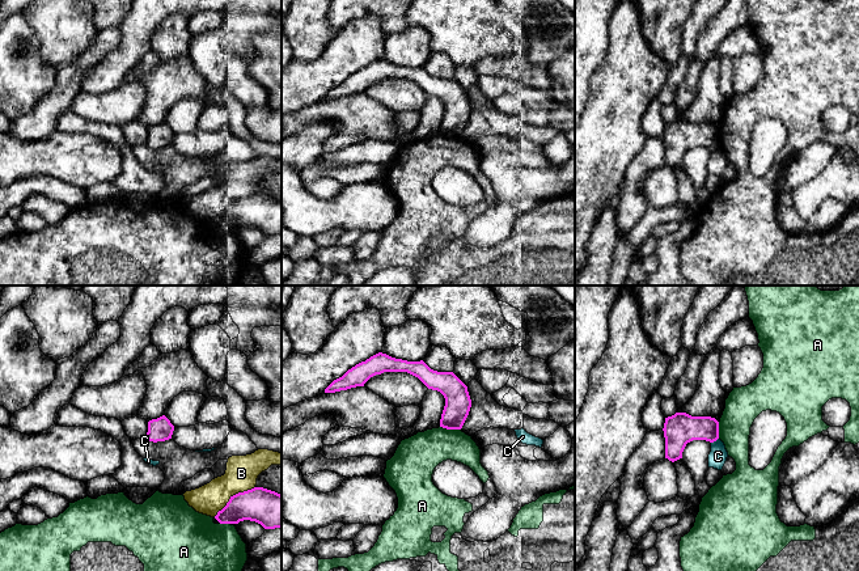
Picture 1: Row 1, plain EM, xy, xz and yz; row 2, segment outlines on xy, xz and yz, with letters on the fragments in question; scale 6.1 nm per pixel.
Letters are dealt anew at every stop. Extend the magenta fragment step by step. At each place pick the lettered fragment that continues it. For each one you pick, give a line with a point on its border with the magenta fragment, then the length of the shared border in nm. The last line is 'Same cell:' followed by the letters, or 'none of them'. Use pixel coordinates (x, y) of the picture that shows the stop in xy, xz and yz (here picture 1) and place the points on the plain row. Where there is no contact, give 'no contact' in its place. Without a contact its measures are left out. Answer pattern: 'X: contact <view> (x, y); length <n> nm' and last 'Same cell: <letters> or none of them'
Same cell: none of them

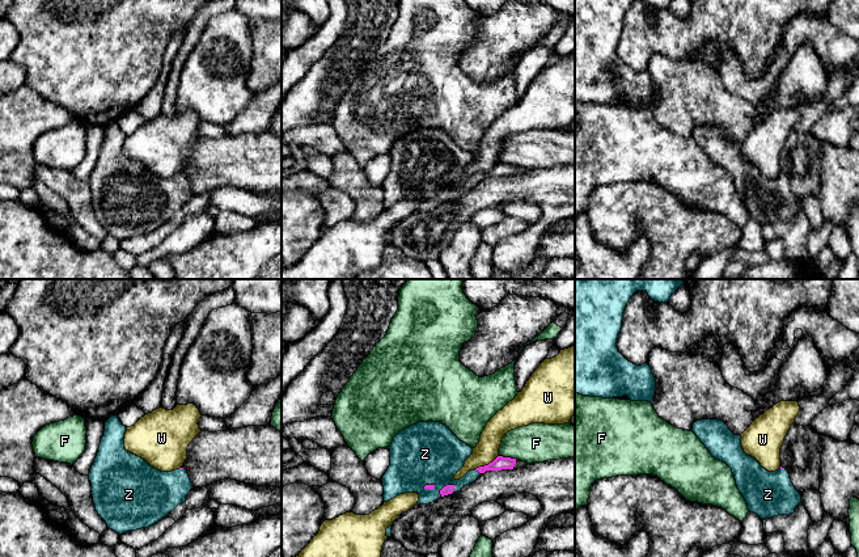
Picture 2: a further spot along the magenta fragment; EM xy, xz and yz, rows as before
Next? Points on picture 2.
Z: contact xz (444, 193); length 120 nm
Same cell: Z

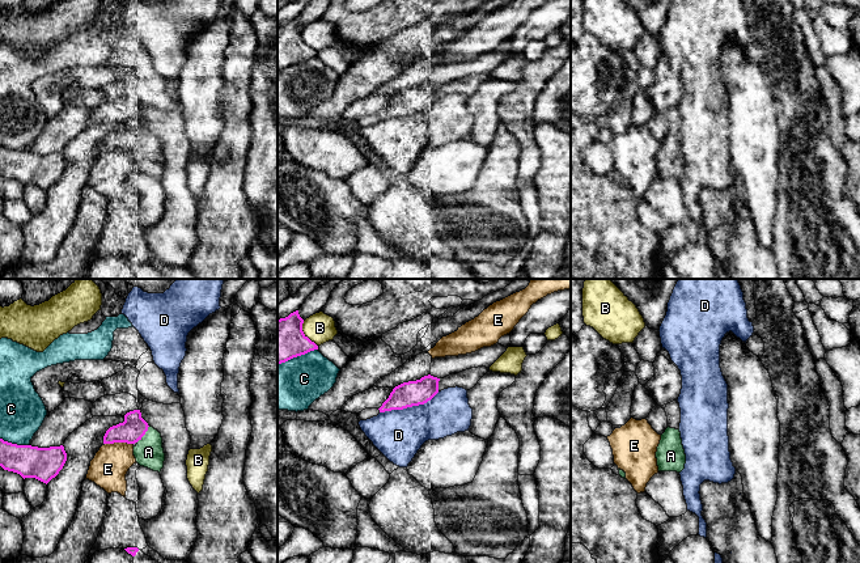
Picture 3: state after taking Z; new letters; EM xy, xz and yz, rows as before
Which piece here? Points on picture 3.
A: contact xy (144, 140); length 130 nm
Same cell: A

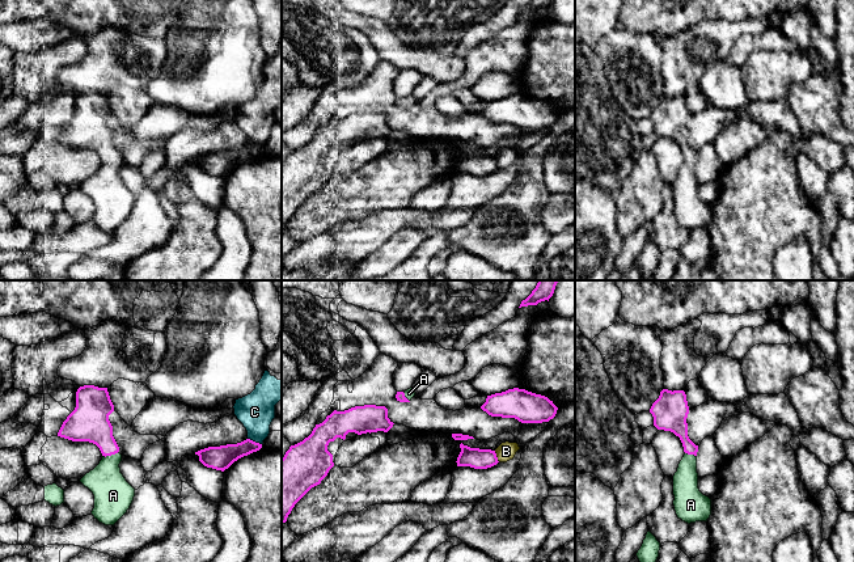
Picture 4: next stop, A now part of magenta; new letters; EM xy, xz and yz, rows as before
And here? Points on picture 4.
A: contact xy (110, 161); length 100 nm
Same cell: A

